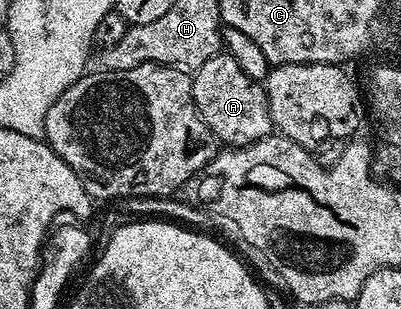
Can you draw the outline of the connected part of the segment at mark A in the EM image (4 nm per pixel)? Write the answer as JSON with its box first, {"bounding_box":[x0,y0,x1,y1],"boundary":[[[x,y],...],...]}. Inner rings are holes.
{"bounding_box":[192,53,274,149],"boundary":[[[227,53],[211,57],[211,61],[204,63],[192,76],[192,81],[197,112],[218,144],[225,143],[221,145],[229,149],[250,147],[252,143],[267,138],[274,130],[264,86],[258,80],[247,77],[247,73],[243,73],[243,69],[239,69]]]}

